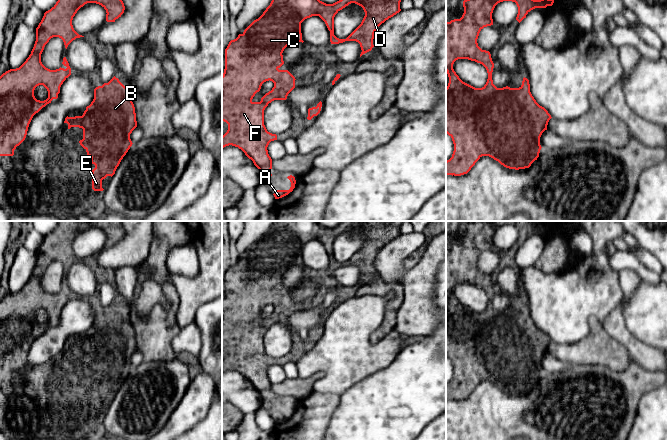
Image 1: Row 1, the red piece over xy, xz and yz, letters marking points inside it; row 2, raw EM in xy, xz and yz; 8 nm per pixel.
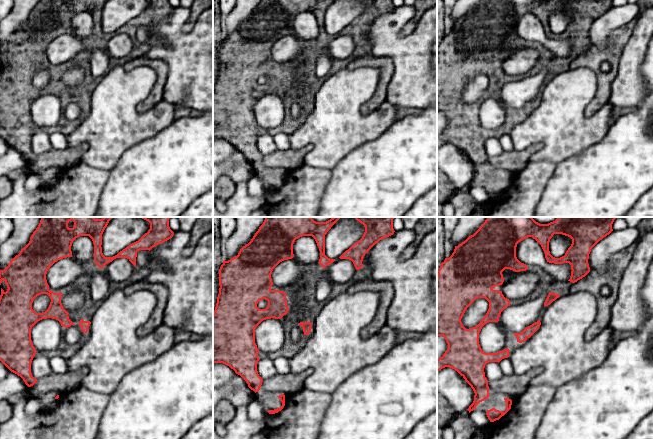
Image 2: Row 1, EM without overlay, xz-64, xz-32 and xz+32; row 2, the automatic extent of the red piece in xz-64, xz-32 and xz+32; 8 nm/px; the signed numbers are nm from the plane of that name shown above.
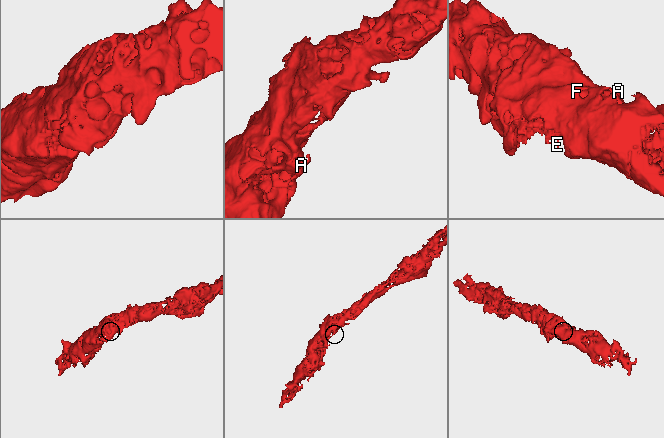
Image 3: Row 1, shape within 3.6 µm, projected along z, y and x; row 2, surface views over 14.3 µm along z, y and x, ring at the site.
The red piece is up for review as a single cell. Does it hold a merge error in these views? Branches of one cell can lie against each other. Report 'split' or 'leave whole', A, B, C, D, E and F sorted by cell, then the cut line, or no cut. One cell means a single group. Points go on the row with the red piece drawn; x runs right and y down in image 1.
leave whole | A B C D E F | no cut

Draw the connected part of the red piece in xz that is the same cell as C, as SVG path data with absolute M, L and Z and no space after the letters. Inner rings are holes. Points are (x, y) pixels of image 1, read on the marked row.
M272 0L263 14L254 20L242 34L231 40L225 49L225 69L222 75L222 122L228 124L227 132L222 136L222 148L232 145L241 149L262 172L262 180L272 176L272 159L267 147L277 135L267 131L264 125L264 110L274 100L286 100L295 88L295 77L288 70L280 70L284 64L283 51L293 42L302 40L301 23L312 16L319 16L330 31L331 44L345 41L356 41L360 44L360 57L374 47L374 33L389 18L401 11L401 0L339 0L326 4L320 0ZM355 3L361 6L365 16L361 24L346 38L339 39L334 35L334 17L348 6ZM266 81L272 81L274 87L266 93L260 102L252 99Z

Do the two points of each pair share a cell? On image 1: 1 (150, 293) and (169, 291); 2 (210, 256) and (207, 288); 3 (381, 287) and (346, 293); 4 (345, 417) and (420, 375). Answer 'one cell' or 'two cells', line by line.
1: two cells
2: one cell
3: two cells
4: one cell

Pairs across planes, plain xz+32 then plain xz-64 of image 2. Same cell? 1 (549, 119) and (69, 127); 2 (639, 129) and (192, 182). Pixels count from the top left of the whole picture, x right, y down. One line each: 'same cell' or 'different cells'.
1: different cells
2: same cell

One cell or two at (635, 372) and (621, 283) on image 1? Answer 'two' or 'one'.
one

